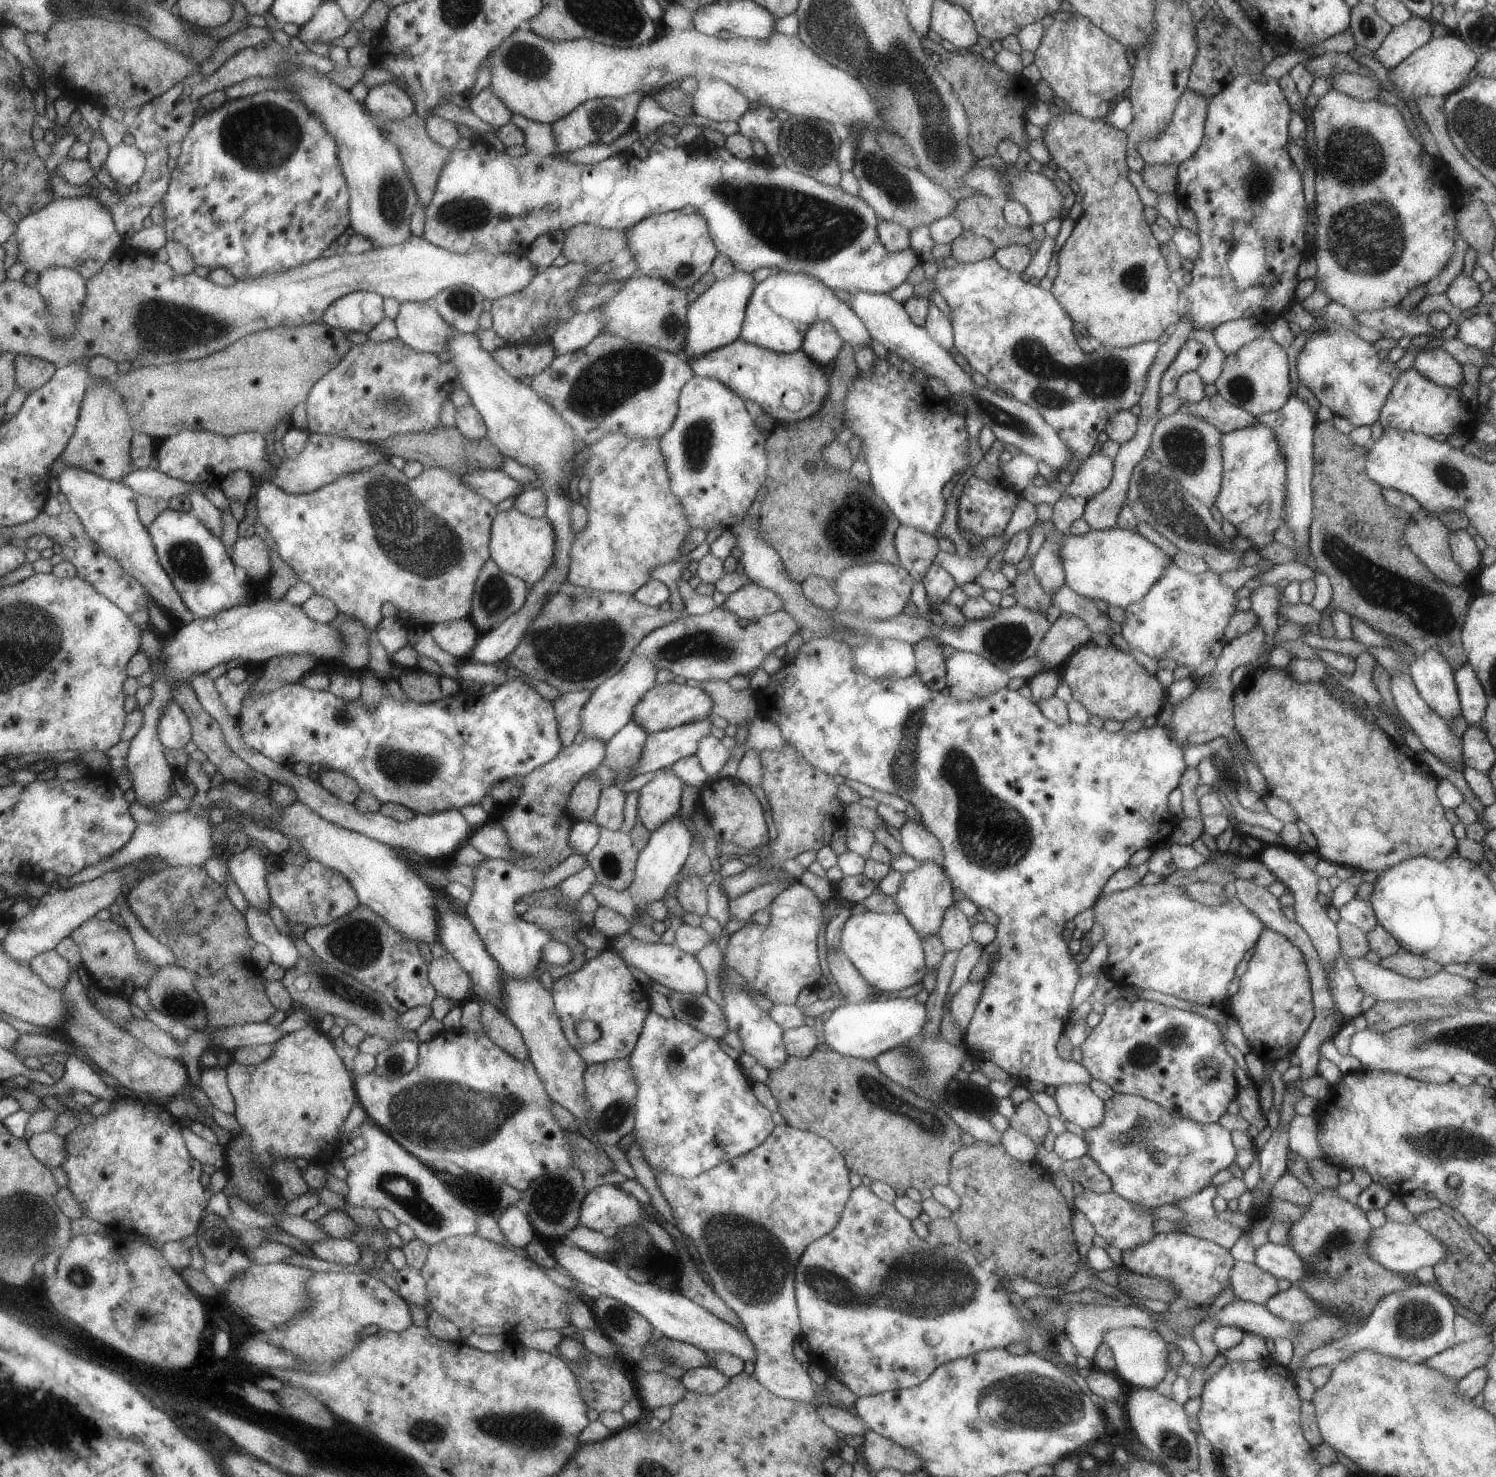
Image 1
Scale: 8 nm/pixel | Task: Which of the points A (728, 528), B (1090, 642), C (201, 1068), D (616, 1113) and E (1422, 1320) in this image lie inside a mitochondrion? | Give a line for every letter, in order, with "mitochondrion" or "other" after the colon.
A: other
B: other
C: other
D: mitochondrion
E: mitochondrion

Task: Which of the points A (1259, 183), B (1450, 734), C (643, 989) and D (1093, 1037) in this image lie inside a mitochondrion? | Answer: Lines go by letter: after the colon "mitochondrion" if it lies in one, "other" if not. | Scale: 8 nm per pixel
A: mitochondrion
B: other
C: other
D: other

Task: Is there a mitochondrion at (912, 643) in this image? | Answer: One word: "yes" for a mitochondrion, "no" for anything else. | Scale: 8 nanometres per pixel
no

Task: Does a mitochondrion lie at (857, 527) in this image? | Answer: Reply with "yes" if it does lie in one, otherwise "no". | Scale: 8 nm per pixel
yes

